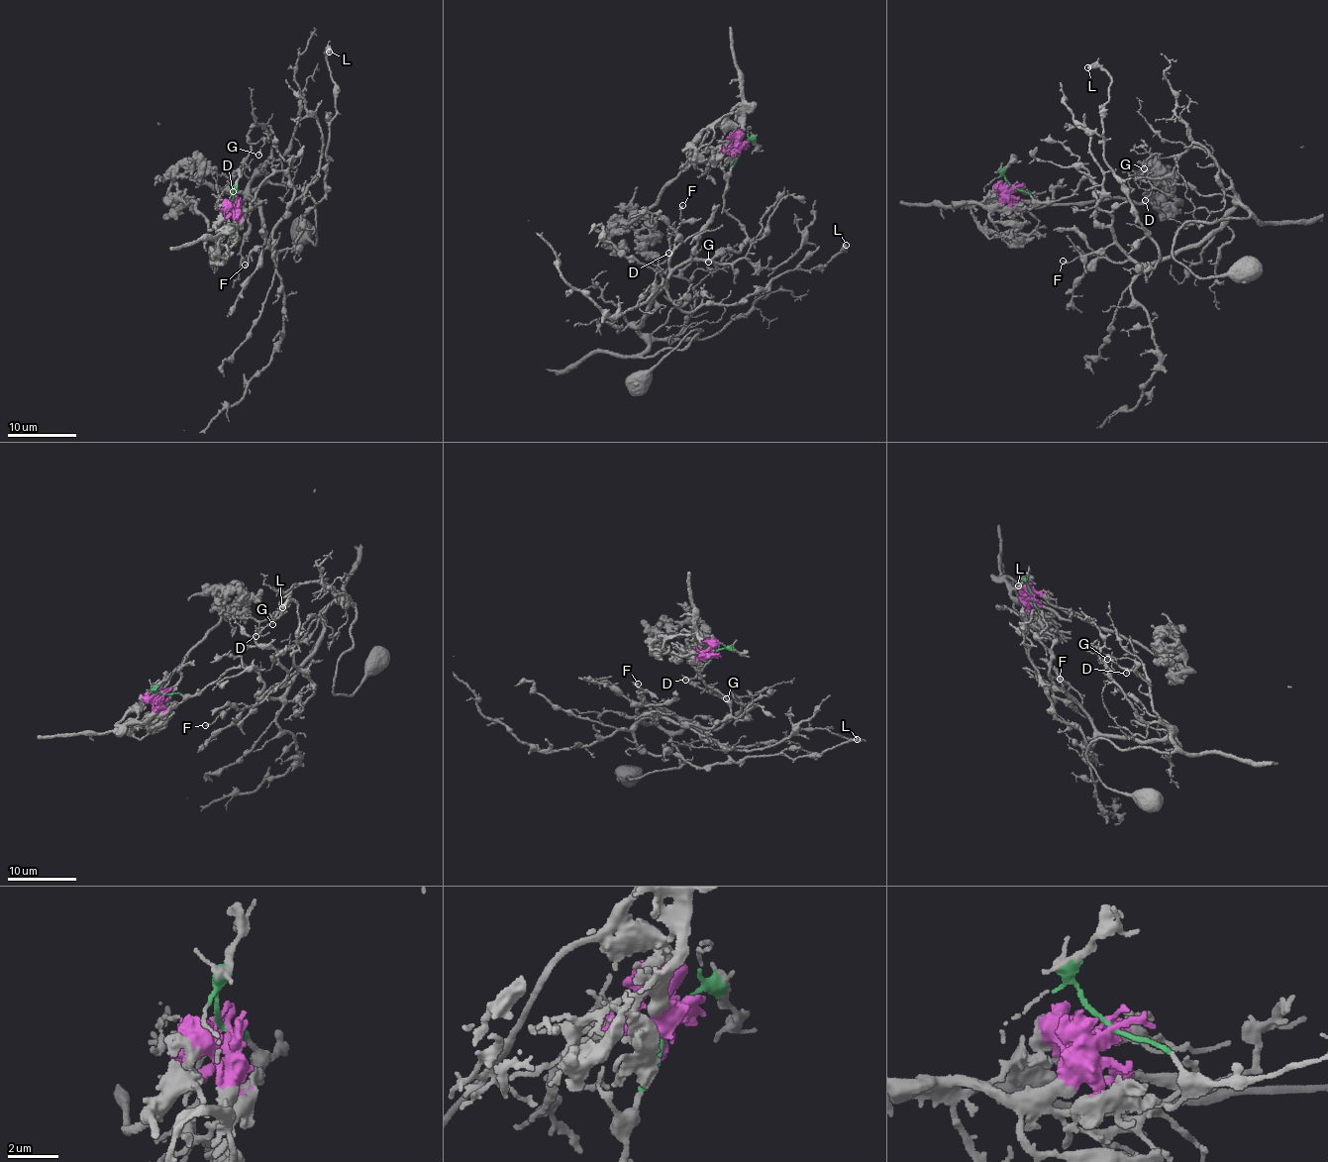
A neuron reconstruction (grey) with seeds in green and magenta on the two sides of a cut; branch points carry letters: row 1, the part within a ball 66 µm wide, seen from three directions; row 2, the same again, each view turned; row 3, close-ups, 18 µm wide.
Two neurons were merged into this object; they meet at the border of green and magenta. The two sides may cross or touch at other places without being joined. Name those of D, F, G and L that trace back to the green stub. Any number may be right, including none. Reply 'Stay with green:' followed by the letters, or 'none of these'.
Stay with green: D, F, G, L

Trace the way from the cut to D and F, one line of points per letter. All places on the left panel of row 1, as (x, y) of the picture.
D: (234, 201), (253, 208), (259, 184), (288, 177), (270, 248), (250, 190), (271, 154), (261, 125), (233, 191)
F: (234, 201), (253, 208), (259, 184), (280, 170), (294, 189), (264, 249), (260, 255), (249, 252), (245, 265)

